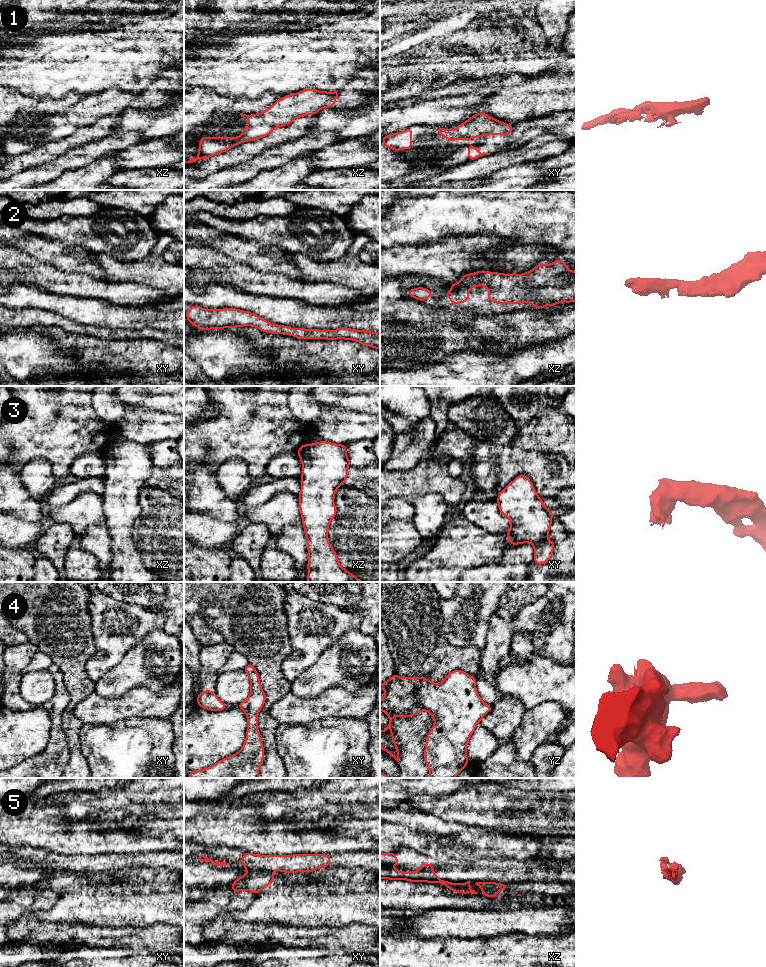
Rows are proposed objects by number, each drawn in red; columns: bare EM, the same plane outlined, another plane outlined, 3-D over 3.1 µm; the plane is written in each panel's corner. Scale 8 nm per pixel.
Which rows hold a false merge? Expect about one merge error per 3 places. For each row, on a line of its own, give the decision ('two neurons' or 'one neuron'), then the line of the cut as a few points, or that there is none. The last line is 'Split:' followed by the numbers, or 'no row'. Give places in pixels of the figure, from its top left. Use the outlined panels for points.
1: one neuron; no cut
2: one neuron; no cut
3: one neuron; no cut
4: one neuron; no cut
5: two neurons; cut in xy along (252, 871), (267, 871), (271, 873)
Split: 5

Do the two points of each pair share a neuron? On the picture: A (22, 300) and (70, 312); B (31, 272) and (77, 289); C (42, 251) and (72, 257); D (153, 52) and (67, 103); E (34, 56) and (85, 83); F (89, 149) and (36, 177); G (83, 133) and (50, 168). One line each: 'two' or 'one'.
A: one
B: one
C: one
D: two
E: one
F: one
G: two

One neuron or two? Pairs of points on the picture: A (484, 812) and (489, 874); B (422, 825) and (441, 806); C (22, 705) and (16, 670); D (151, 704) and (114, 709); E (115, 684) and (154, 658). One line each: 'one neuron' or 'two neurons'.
A: two neurons
B: two neurons
C: one neuron
D: one neuron
E: one neuron

